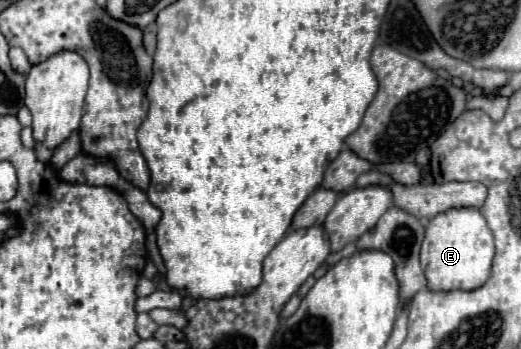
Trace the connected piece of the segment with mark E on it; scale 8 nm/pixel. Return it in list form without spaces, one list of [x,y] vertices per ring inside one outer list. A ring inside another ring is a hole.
[[[451,208],[449,212],[437,214],[425,228],[425,240],[421,246],[421,266],[425,270],[429,288],[435,292],[447,292],[447,290],[475,290],[489,278],[491,272],[491,260],[495,254],[493,244],[493,232],[489,232],[487,220],[483,218],[479,208]]]

